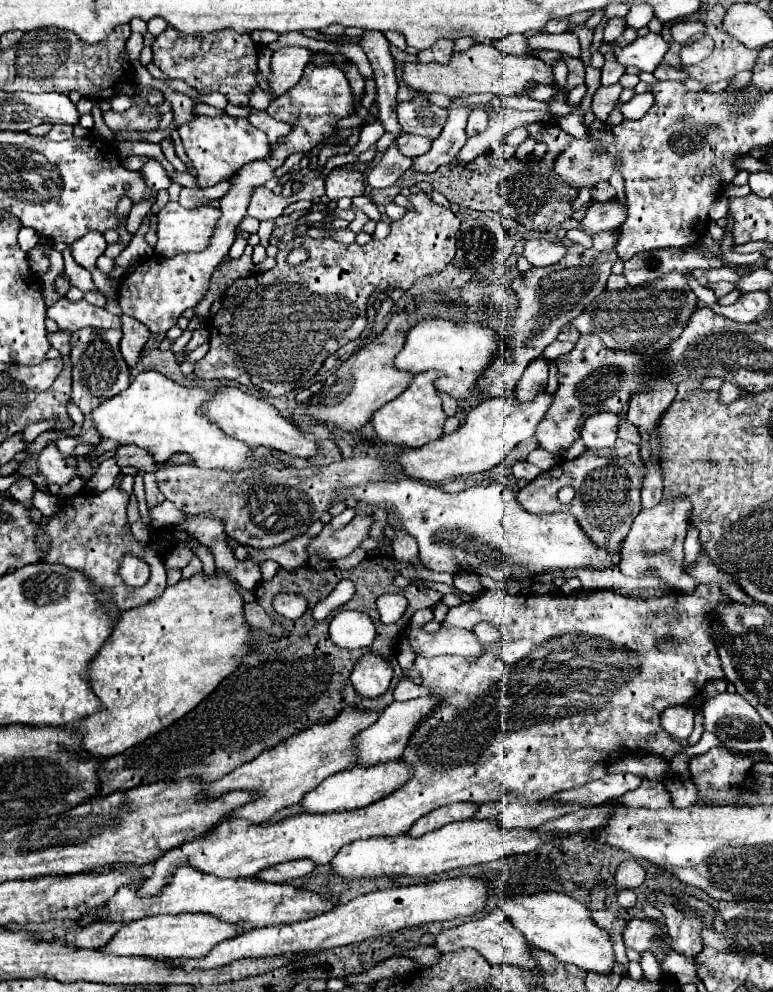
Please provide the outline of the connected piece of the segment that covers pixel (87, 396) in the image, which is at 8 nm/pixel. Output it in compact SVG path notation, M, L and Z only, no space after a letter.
M82 328L72 332L70 336L70 360L72 360L72 402L84 412L86 422L82 428L82 438L90 440L92 436L98 436L98 432L92 428L90 412L96 408L96 404L102 404L104 400L110 400L112 396L120 394L128 388L128 364L124 362L120 354L120 338L122 330L92 330Z

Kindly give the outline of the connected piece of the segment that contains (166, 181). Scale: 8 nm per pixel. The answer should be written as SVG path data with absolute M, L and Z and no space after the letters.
M148 160L146 166L142 168L142 174L144 174L146 184L150 188L154 188L154 190L168 190L170 184L172 184L170 178L168 178L168 174L166 174L166 170L156 160Z

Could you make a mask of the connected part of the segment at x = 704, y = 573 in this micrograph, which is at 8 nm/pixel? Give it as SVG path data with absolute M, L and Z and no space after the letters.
M704 550L700 552L698 562L692 568L688 568L688 574L694 580L698 580L698 584L730 584L732 582L732 578L726 572L720 572L712 564L712 560L708 558L708 554Z

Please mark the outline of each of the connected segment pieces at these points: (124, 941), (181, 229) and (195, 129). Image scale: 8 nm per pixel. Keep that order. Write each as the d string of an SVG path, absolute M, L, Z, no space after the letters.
M166 914L166 916L150 916L136 922L128 922L104 948L102 952L118 954L118 956L152 956L160 960L176 960L176 958L202 958L210 952L212 946L238 936L242 928L238 924L222 922L216 916L208 914Z
M168 202L158 212L158 244L156 254L160 256L176 256L180 252L202 252L208 248L212 232L220 220L220 210L214 206L202 206L196 210L186 210L178 202Z
M228 114L214 116L214 118L194 116L190 122L186 122L178 128L178 134L180 134L186 154L196 170L198 188L210 188L222 180L228 180L244 164L266 158L272 150L268 136L262 130L254 128L246 118L234 118Z

